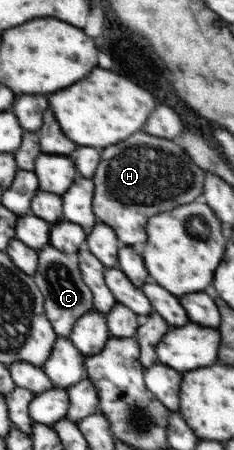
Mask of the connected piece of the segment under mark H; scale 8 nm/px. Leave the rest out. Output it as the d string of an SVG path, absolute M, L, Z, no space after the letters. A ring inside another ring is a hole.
M134 134L118 146L108 146L96 173L97 190L94 210L100 222L114 229L123 246L146 242L146 222L158 212L172 210L192 202L202 194L204 170L174 141L150 134Z

